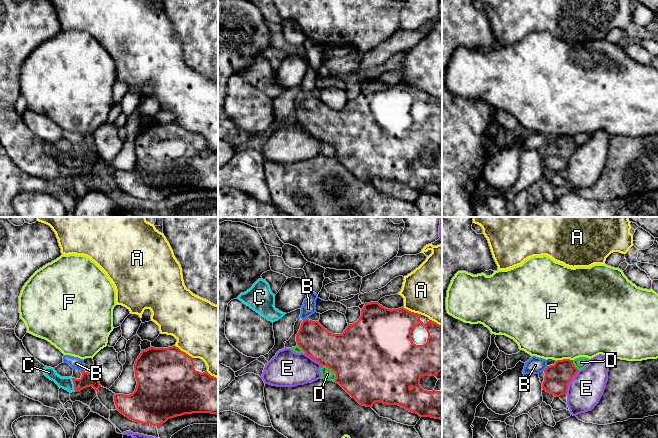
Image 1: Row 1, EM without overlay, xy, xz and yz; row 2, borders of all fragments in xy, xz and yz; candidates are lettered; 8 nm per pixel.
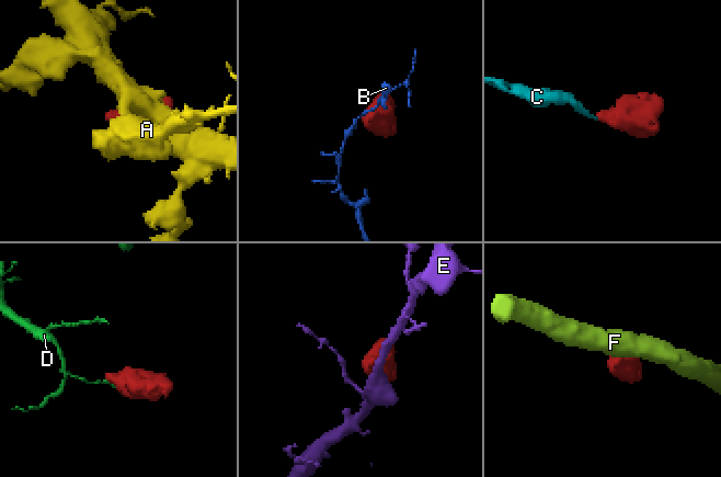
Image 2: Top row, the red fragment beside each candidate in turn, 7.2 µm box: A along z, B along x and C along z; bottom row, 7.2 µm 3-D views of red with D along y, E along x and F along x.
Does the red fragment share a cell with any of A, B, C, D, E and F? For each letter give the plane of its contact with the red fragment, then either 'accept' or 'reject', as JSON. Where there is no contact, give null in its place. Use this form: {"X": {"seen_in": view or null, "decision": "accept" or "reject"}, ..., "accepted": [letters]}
{"A": {"seen_in": "xy", "decision": "reject"}, "B": {"seen_in": "xz", "decision": "reject"}, "C": {"seen_in": "xy", "decision": "accept"}, "D": {"seen_in": "xz", "decision": "reject"}, "E": {"seen_in": "yz", "decision": "reject"}, "F": {"seen_in": "yz", "decision": "reject"}, "accepted": ["C"]}

